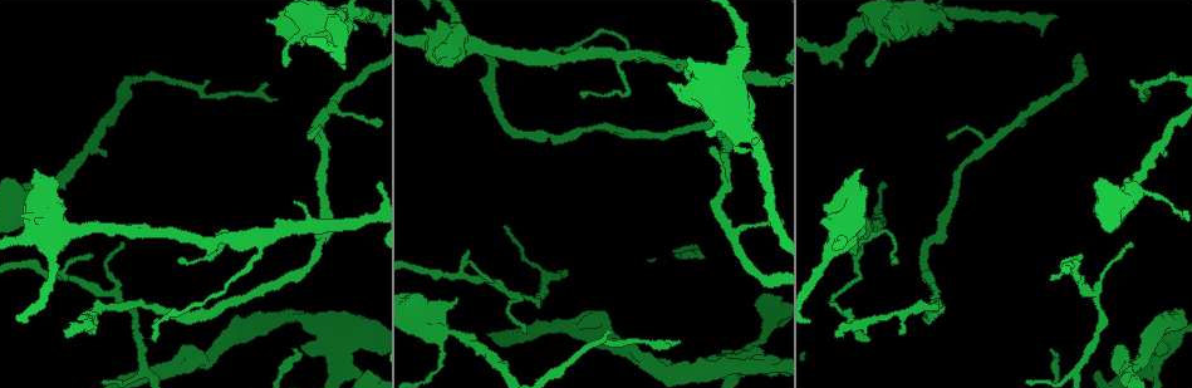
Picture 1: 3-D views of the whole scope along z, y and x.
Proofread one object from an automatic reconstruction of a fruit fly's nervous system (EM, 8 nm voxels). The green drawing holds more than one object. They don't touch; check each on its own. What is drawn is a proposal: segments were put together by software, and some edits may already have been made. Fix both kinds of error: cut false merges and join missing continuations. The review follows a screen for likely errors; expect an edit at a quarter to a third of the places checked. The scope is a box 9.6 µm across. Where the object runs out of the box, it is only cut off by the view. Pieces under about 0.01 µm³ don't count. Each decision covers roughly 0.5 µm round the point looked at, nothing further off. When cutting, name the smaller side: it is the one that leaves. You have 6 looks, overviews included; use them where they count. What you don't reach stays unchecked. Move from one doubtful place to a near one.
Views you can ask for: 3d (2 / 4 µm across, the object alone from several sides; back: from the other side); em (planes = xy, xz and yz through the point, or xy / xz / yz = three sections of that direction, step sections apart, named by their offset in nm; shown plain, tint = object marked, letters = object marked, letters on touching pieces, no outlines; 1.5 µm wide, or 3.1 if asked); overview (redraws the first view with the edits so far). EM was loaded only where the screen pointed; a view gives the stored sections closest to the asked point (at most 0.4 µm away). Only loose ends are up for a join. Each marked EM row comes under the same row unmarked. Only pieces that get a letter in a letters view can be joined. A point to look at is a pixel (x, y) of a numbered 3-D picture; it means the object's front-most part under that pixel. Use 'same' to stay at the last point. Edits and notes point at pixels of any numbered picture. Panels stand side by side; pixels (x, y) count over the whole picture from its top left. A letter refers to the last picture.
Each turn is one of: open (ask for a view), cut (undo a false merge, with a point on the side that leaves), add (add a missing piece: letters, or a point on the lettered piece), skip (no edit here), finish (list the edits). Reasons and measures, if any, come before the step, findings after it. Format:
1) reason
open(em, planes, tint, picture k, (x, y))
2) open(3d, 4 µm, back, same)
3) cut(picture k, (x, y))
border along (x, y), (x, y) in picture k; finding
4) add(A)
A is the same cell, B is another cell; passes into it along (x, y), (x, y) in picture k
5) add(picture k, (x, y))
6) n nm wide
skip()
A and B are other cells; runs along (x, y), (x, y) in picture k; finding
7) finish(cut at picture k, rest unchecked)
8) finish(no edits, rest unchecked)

tapers out
open(em, planes, tint, picture 1, (526, 332))

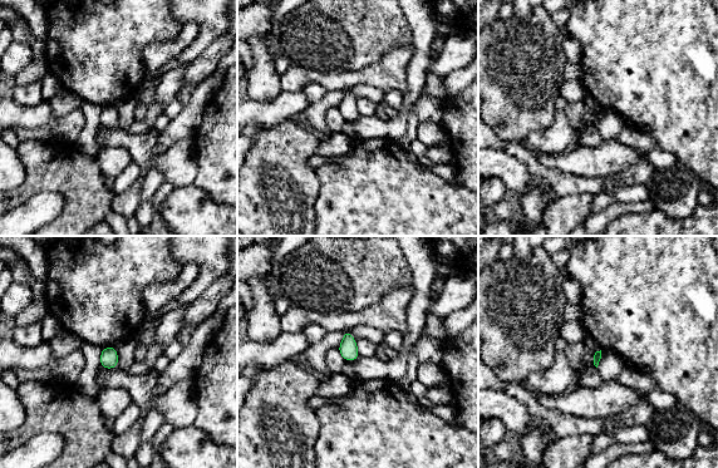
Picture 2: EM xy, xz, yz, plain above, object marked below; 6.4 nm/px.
open(em, planes, letters, same)

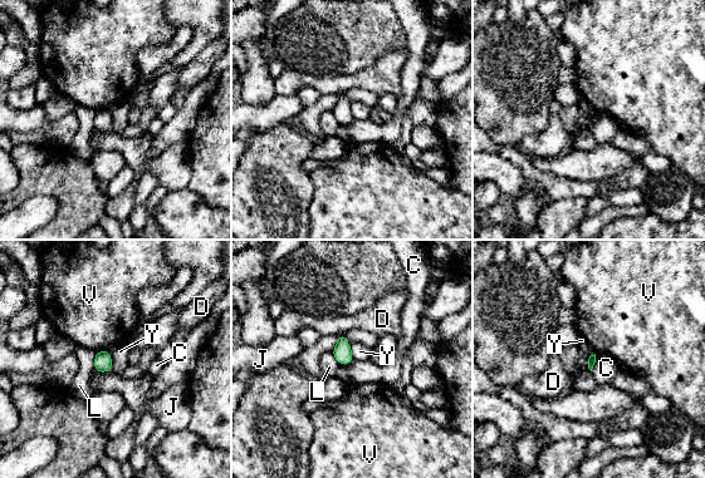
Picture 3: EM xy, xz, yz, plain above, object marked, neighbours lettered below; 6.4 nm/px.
skip()
C, D, J, L, V and Y are other cells; border along (355, 360), (341, 365) in picture 3; none of them fits

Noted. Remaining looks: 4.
arms part here
open(3d, 2 µm, picture 1, (458, 278))

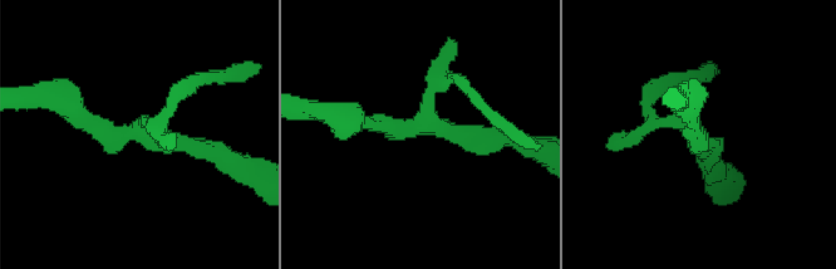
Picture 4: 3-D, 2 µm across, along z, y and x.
shape alone is not enough
open(em, planes, letters, picture 4, (699, 136))

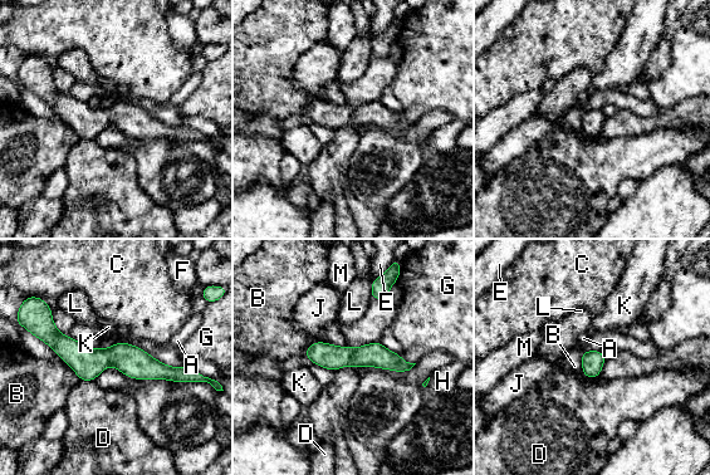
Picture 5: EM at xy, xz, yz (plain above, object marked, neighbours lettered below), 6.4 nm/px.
B touches over 280 nm
skip()
A, B, C, D, E, F, G, H, J, K, L and M are other cells; runs along (42, 334), (82, 358), (186, 375) in picture 5; all the same cell

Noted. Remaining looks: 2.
free end
open(3d, 4 µm, picture 1, (25, 200))

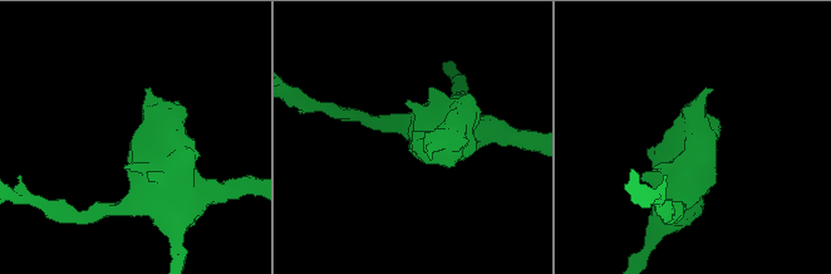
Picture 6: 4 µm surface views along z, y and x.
shape alone is not enough
open(em, yz, step 8, letters, picture 6, (131, 141))

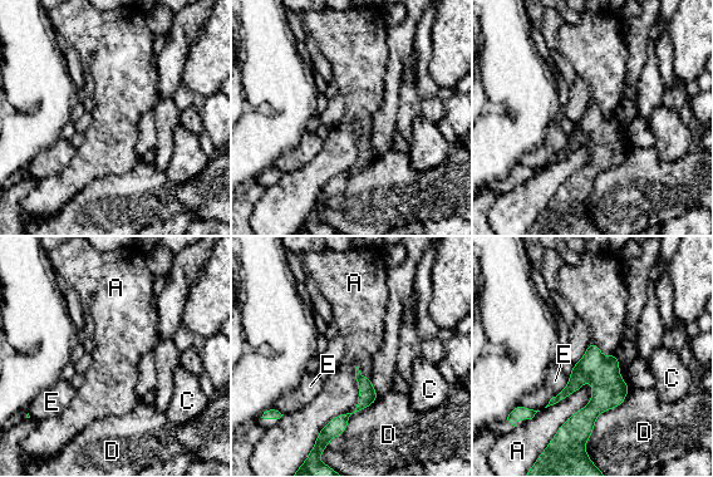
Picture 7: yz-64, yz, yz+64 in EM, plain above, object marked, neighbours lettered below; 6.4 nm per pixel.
D touches over 480 nm
skip()
A, C, D and E are other cells; none of them fits

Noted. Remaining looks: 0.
finish(no edits, rest unchecked)

